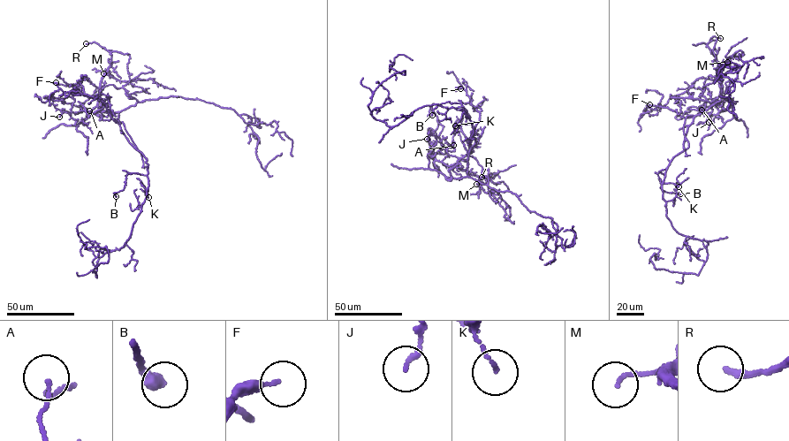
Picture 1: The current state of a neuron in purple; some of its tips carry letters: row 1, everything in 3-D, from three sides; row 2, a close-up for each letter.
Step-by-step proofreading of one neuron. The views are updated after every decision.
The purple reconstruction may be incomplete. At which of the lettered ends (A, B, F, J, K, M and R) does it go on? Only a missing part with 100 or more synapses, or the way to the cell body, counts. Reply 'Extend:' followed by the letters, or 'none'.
Extend: none

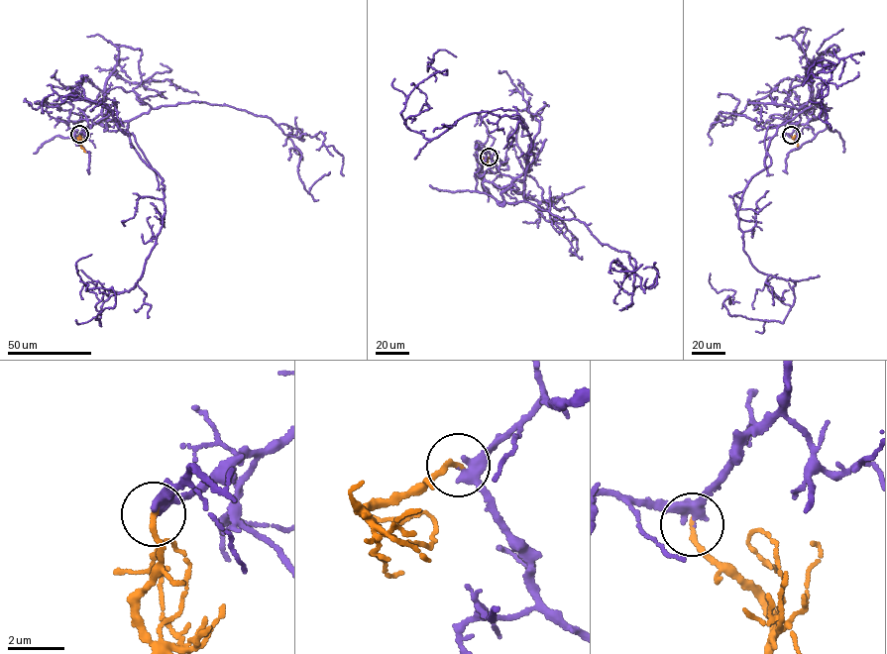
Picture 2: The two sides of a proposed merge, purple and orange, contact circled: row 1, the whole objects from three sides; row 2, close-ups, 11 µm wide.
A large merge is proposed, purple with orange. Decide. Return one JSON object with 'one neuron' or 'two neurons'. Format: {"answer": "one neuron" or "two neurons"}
{"answer": "one neuron"}

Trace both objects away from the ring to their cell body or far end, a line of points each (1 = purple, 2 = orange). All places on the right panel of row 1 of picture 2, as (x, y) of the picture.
1: (791, 135), (829, 109), (777, 128), (738, 211), (753, 266), (795, 282), (784, 321), (730, 315), (710, 273)
2: (791, 135), (797, 142), (797, 150)

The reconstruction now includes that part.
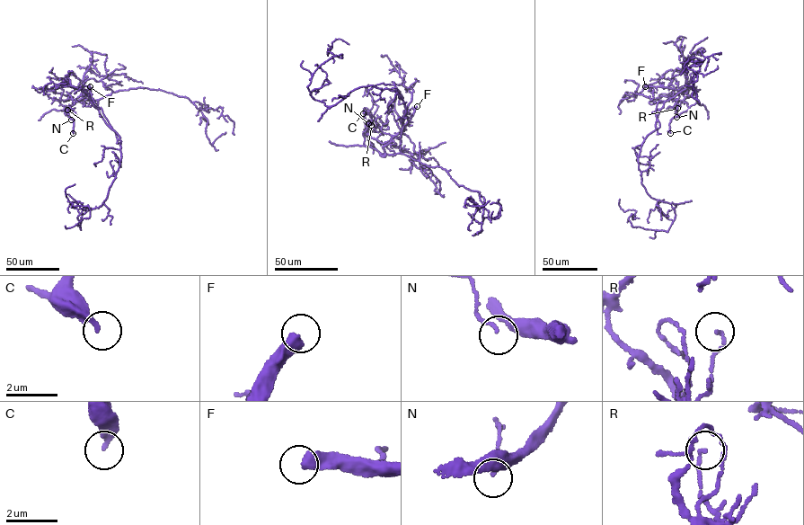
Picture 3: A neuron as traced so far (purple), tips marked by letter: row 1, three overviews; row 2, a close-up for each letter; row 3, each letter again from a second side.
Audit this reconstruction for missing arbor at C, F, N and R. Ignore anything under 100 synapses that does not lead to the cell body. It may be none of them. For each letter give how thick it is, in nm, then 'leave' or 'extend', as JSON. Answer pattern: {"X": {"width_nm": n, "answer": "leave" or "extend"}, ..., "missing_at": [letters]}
{"C": {"width_nm": 280, "answer": "extend"}, "F": {"width_nm": 460, "answer": "extend"}, "N": {"width_nm": 70, "answer": "leave"}, "R": {"width_nm": 120, "answer": "leave"}, "missing_at": ["C", "F"]}

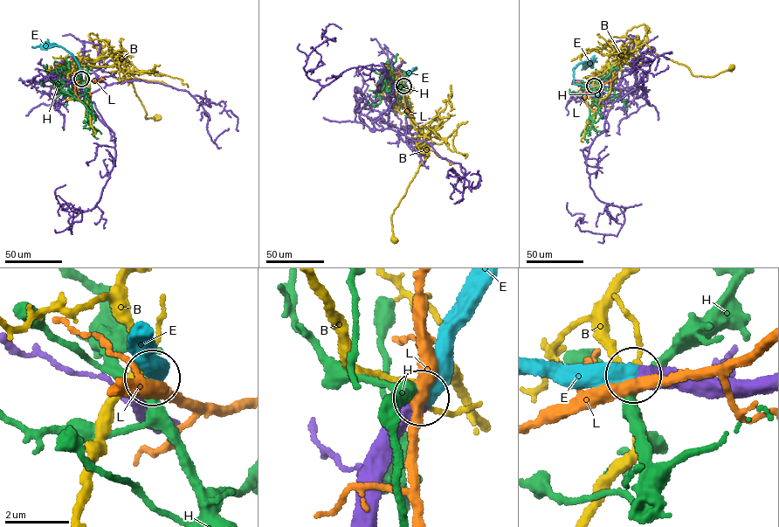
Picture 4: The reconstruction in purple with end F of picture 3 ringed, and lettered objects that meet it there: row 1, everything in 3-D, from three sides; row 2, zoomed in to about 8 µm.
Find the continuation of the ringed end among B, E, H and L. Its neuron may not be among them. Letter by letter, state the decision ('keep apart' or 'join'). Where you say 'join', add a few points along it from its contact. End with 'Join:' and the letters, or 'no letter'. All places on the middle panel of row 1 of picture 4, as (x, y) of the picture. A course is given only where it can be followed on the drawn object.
B: keep apart
E: join; it runs (403, 86), (412, 68), (417, 69), (408, 74), (396, 74)
H: keep apart
L: keep apart
Join: E

